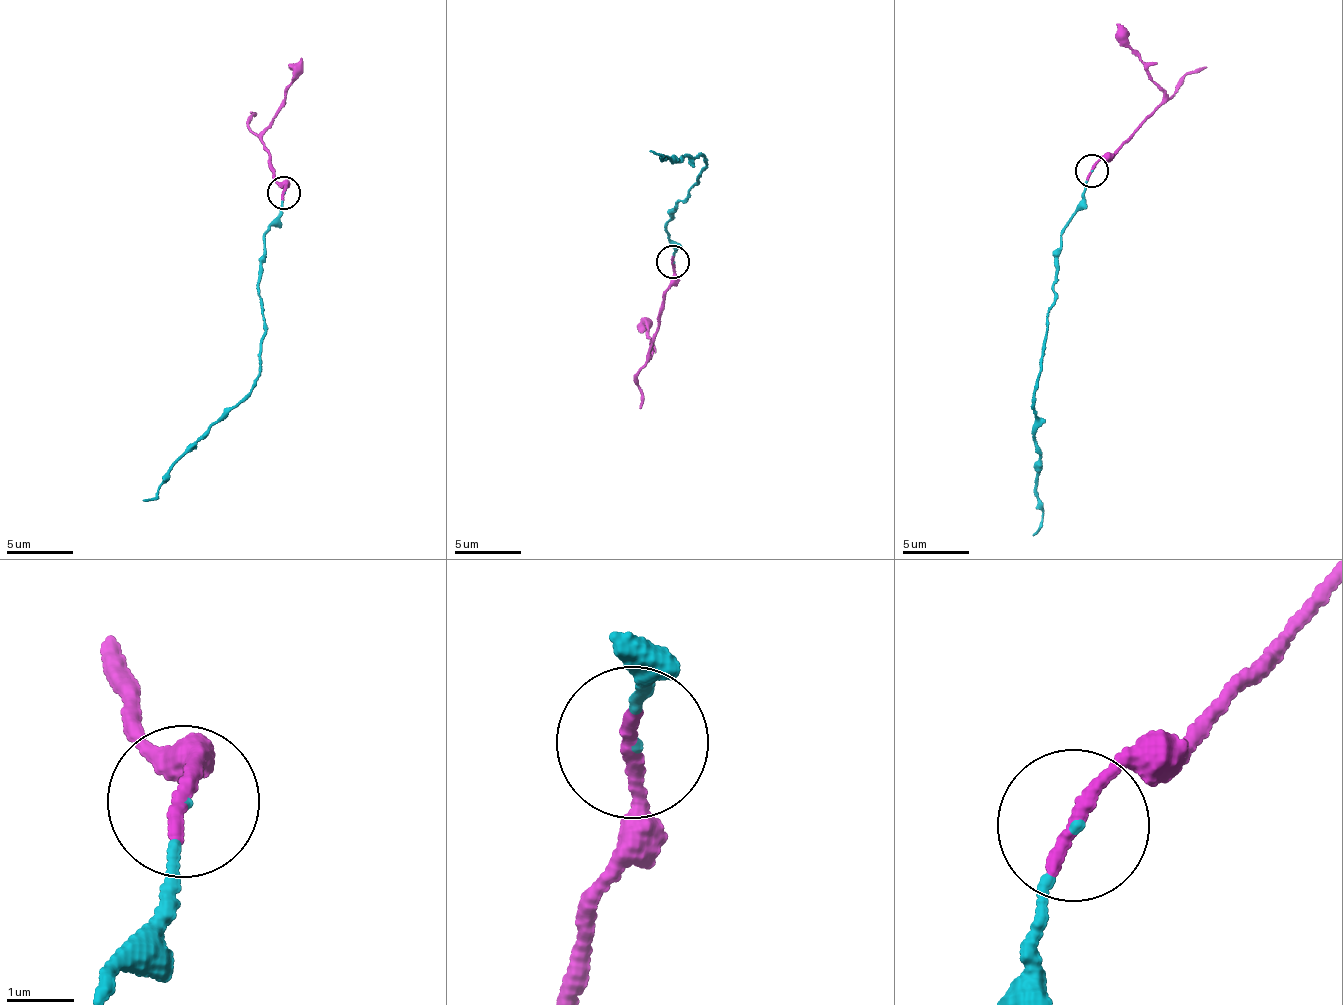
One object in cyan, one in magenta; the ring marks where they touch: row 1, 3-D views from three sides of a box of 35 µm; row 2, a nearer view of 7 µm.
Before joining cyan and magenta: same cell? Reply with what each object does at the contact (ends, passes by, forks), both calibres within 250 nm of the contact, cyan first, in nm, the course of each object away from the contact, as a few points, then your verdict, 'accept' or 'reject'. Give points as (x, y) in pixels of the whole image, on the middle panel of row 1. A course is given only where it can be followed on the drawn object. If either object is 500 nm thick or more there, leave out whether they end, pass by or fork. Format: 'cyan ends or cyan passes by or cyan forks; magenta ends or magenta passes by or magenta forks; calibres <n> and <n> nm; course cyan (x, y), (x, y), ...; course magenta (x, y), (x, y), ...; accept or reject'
cyan ends; magenta ends; calibres 70 and 240 nm; course cyan (672, 262), (678, 248), (672, 245), (666, 220), (699, 179), (707, 157), (665, 154), (663, 158), (648, 150); course magenta (672, 262), (650, 354), (645, 320); accept

